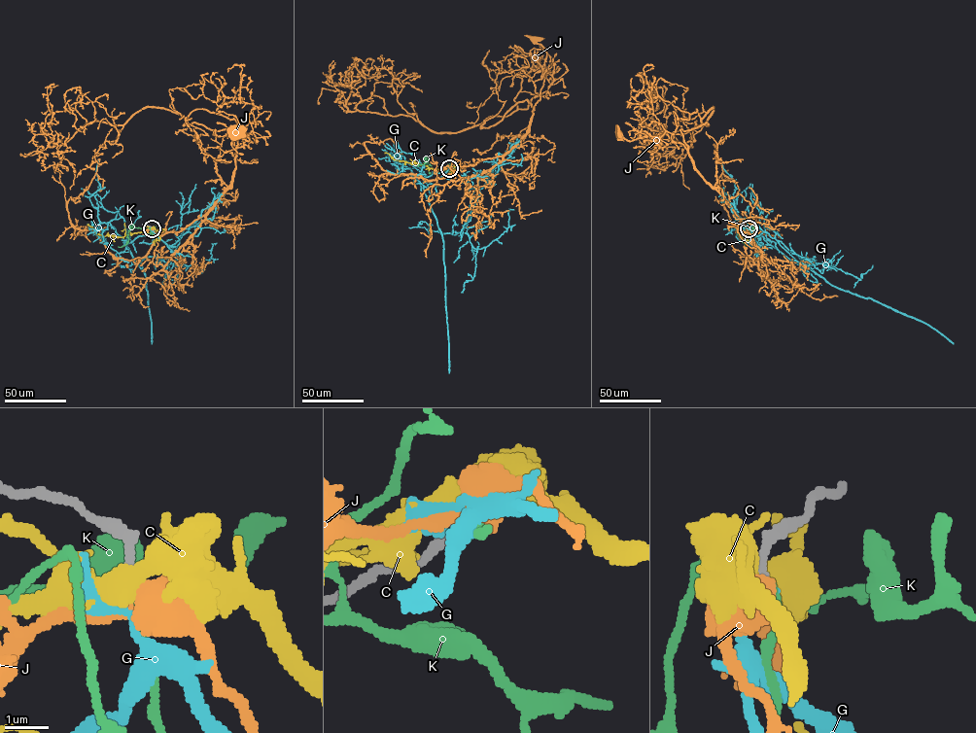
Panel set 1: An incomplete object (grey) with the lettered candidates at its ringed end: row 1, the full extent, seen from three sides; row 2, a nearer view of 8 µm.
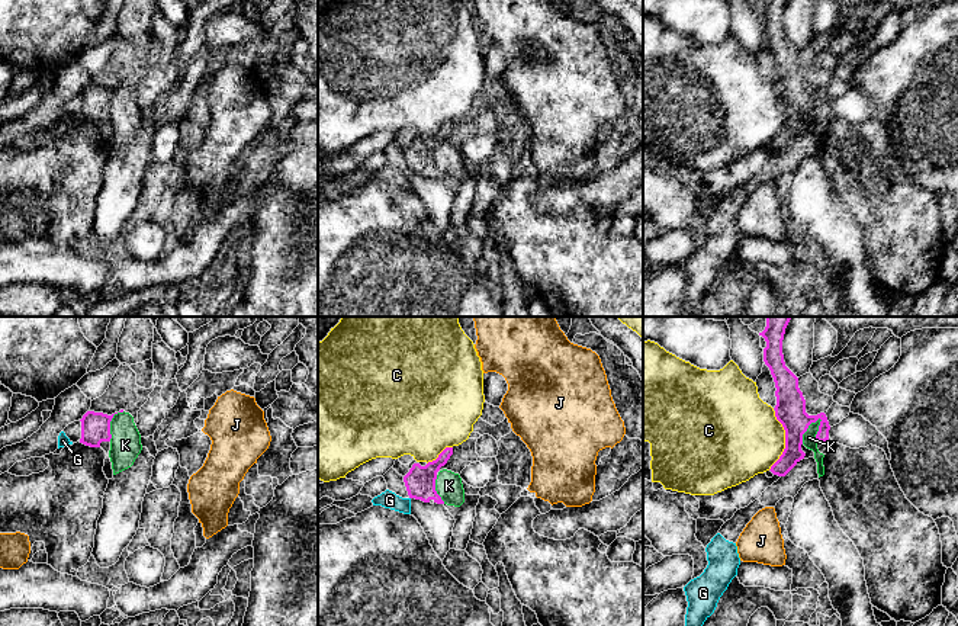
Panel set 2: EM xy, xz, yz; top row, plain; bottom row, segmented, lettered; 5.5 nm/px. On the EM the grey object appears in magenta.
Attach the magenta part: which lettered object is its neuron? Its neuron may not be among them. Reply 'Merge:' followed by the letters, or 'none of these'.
Merge: K

